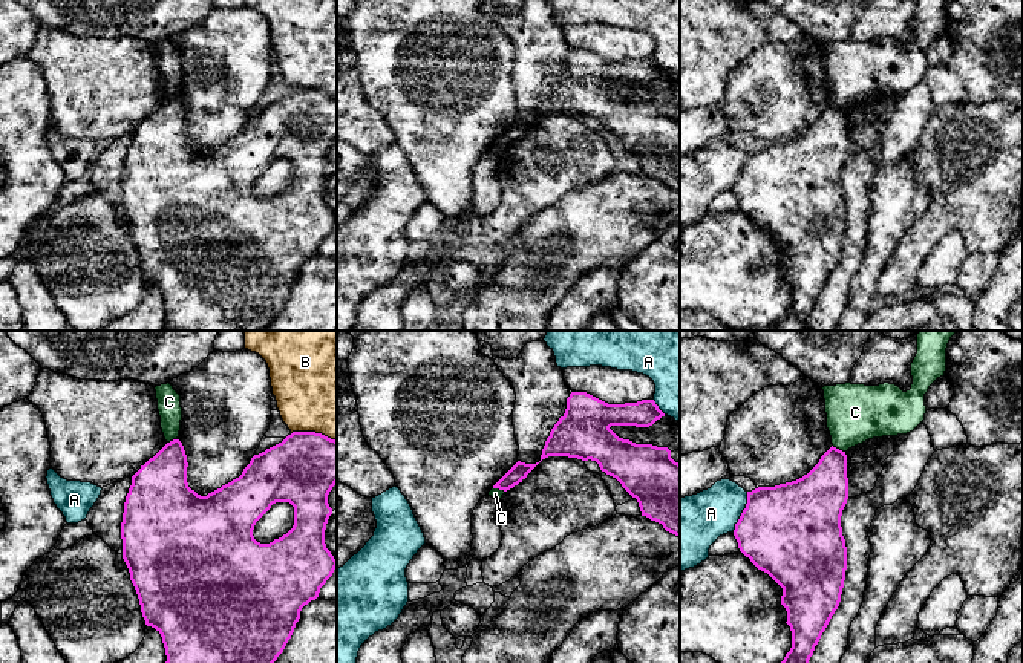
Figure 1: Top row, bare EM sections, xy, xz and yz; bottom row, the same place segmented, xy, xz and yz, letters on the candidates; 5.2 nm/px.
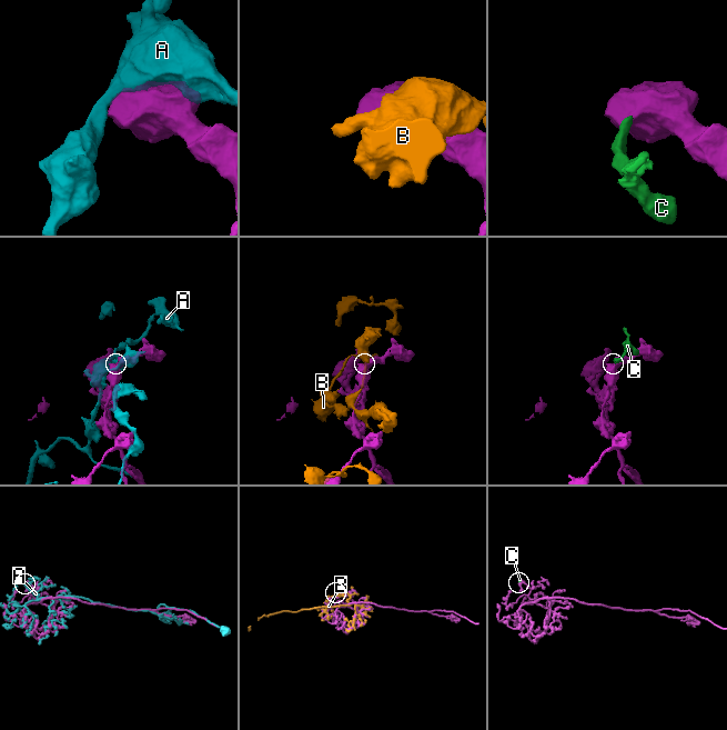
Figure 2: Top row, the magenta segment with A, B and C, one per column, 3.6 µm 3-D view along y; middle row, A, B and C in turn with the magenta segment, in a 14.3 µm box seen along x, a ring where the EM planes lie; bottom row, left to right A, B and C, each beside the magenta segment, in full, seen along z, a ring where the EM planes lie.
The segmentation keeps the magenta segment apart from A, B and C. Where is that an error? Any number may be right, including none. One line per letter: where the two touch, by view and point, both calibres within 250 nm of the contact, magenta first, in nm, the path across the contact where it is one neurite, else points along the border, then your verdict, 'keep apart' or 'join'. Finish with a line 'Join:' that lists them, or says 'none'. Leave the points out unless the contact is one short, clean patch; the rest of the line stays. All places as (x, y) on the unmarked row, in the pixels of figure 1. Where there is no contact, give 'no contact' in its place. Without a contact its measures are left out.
A: meets magenta in yz at (743, 169); 480 nm thick on the magenta side, 280 nm on the other; keep apart
B: meets magenta in xy at (314, 89); 360 nm thick on the magenta side, 480 nm on the other; keep apart
C: meets magenta in yz at (838, 106); 260 nm thick on the magenta side, 300 nm on the other; border along yz (832, 103), (844, 109); keep apart
Join: none

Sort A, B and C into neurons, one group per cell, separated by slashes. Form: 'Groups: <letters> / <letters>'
Groups: A / B / C

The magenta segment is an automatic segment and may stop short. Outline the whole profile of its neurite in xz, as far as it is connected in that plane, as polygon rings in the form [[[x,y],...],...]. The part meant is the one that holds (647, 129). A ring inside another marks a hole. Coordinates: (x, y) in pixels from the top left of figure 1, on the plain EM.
[[[571,49],[565,70],[550,89],[542,106],[541,118],[548,113],[568,113],[596,118],[602,129],[616,135],[622,144],[637,156],[642,173],[663,182],[680,194],[680,121],[671,115],[668,104],[636,101],[619,95],[611,83],[649,84],[665,73],[654,57],[608,61],[587,49]]]

